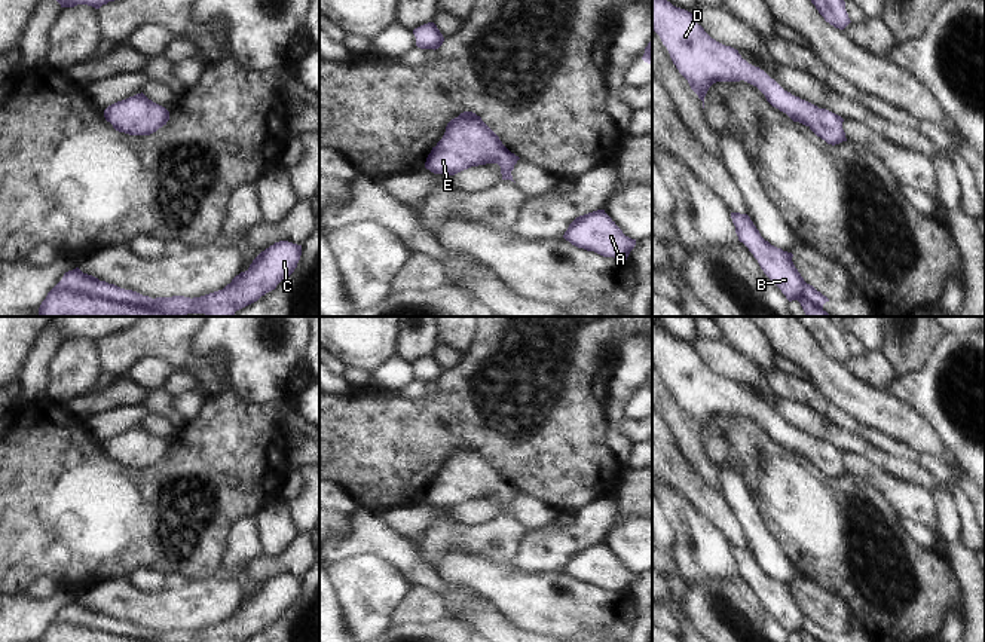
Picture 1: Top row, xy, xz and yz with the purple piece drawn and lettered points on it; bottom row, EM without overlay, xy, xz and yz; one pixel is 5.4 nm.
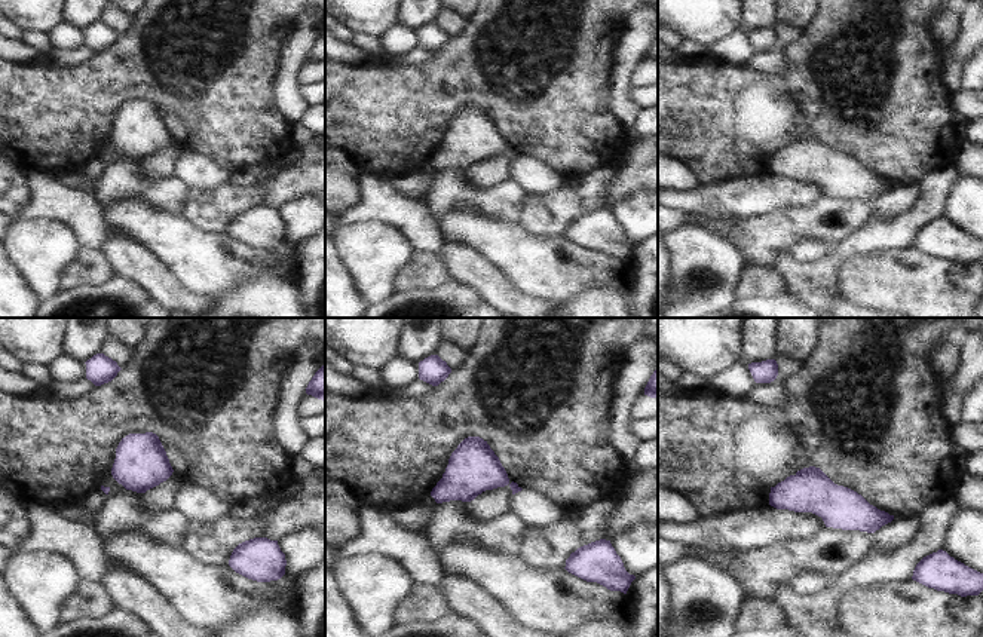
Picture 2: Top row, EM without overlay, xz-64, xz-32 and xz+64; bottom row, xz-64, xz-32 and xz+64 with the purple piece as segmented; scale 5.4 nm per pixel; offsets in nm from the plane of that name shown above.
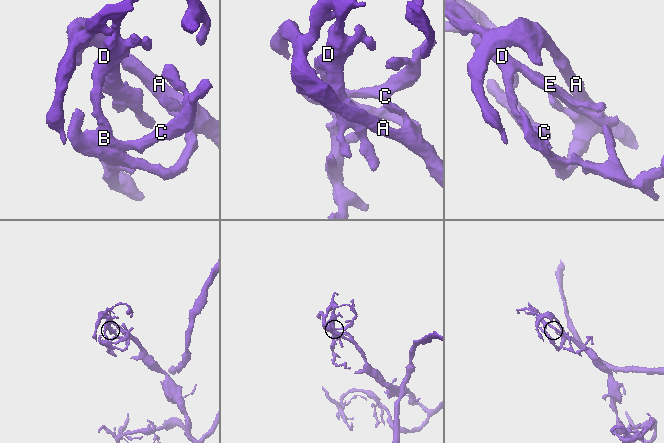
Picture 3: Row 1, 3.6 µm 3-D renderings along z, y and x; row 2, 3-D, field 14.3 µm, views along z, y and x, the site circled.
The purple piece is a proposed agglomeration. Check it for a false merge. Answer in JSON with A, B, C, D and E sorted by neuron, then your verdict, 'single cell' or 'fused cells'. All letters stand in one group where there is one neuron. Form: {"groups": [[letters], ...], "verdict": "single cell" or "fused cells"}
{"groups": [["A", "B", "C", "D", "E"]], "verdict": "single cell"}

